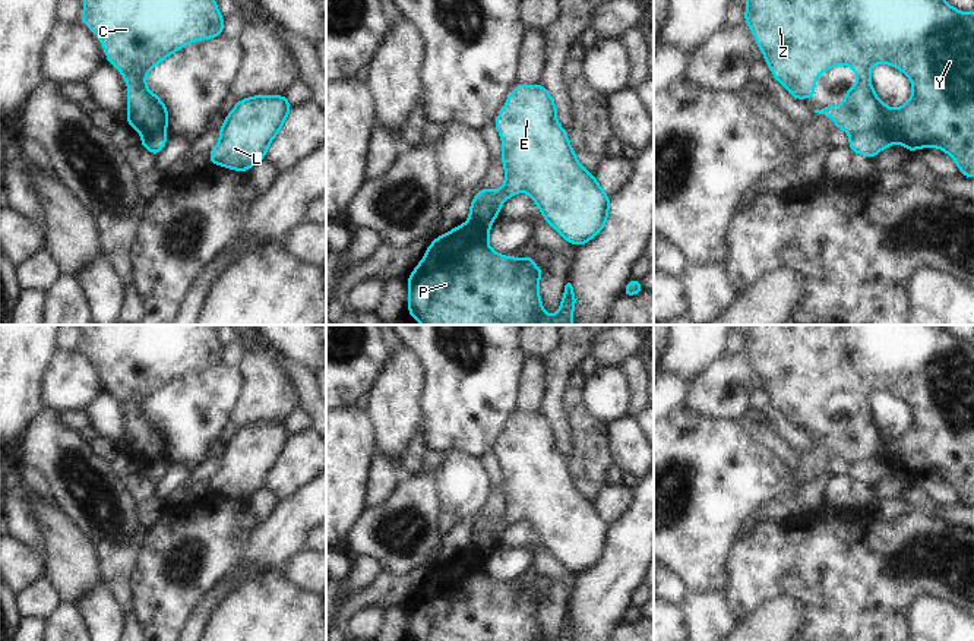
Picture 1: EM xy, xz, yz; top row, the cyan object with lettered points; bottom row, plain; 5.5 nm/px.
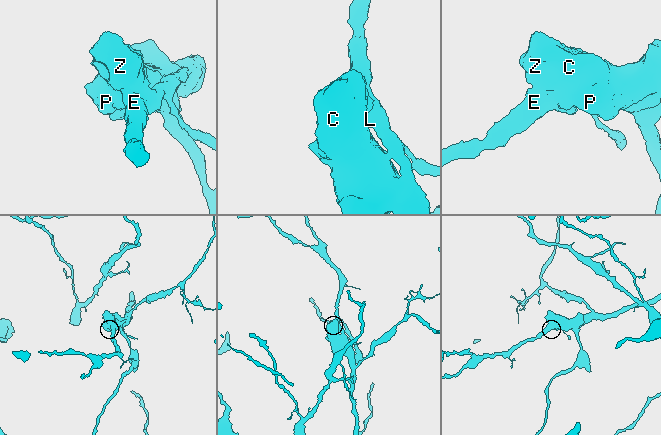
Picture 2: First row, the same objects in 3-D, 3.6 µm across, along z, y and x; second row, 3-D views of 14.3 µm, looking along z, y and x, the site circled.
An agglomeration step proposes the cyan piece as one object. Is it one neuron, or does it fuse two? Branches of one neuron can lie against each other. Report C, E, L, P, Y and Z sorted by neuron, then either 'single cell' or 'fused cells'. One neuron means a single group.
C P Y Z / E L; fused cells

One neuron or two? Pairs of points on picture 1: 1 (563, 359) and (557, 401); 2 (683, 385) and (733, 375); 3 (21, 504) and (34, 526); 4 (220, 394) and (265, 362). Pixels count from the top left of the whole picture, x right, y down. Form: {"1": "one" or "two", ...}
{"1": "one", "2": "two", "3": "one", "4": "two"}

